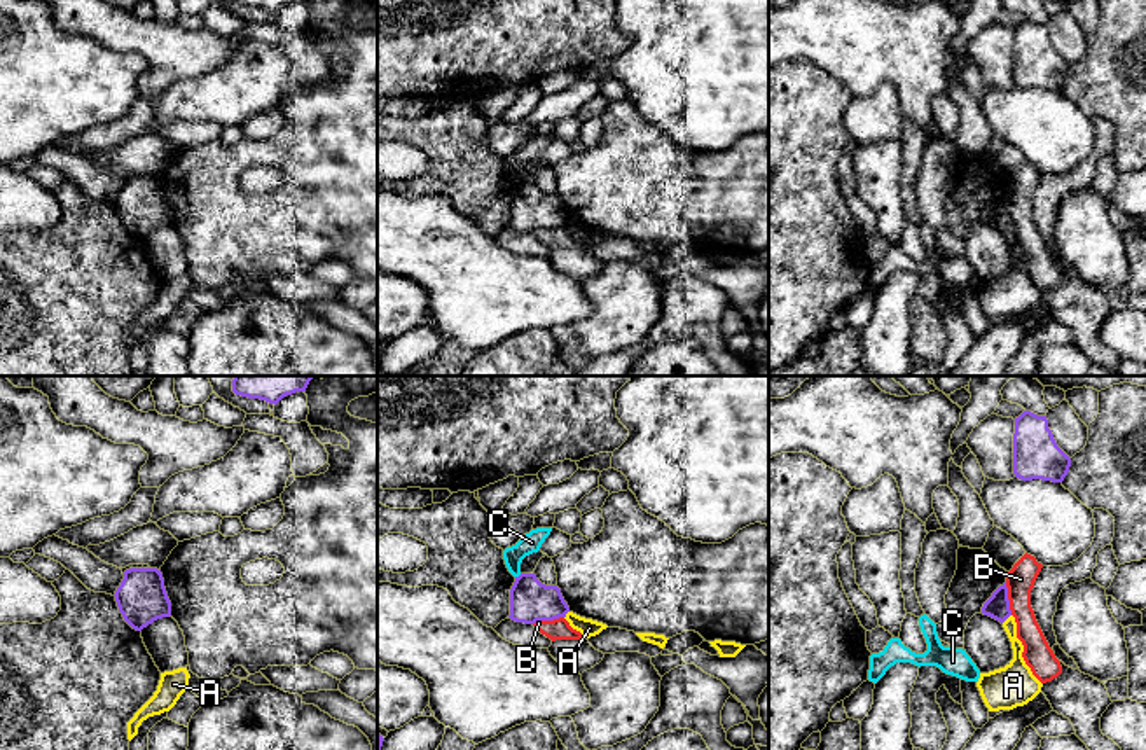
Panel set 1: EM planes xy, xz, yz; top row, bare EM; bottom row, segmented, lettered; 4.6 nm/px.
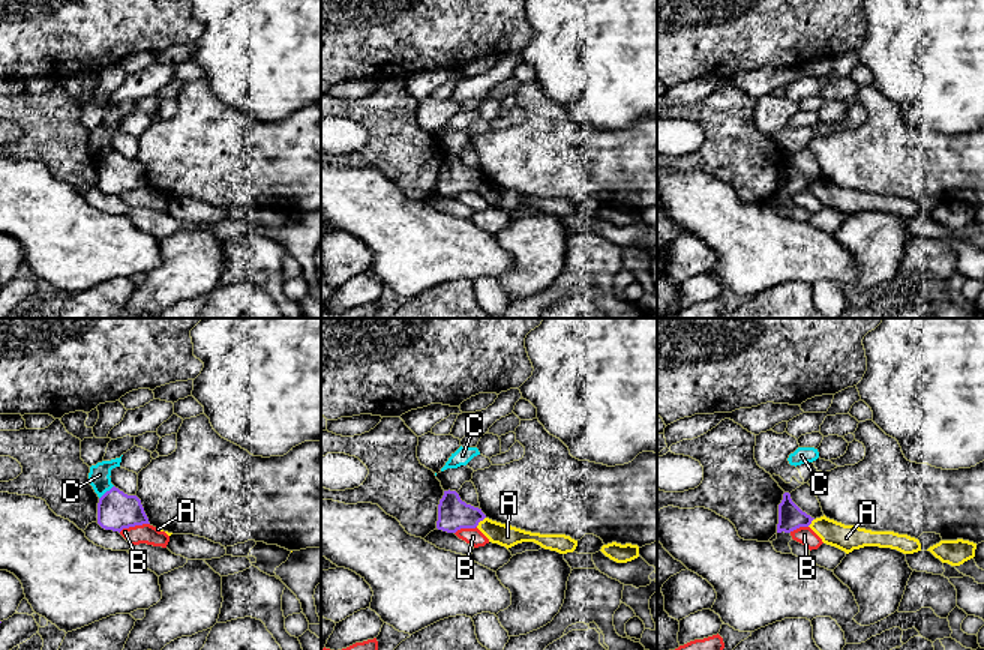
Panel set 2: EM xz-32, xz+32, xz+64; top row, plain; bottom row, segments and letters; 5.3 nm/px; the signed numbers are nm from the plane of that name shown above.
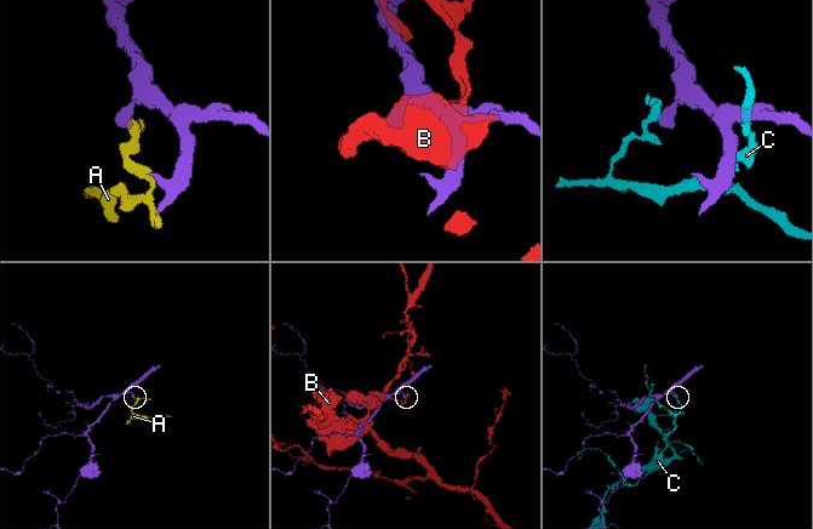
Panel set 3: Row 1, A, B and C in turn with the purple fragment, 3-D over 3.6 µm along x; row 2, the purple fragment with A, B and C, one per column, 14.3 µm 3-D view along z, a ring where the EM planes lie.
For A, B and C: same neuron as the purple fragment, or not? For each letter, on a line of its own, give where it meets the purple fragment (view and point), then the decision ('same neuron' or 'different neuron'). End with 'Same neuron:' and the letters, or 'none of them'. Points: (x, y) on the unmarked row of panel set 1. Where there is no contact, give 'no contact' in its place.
A: contact yz (1005, 228); different neuron
B: contact yz (1007, 207); different neuron
C: contact xz (519, 184); different neuron
Same neuron: none of them

